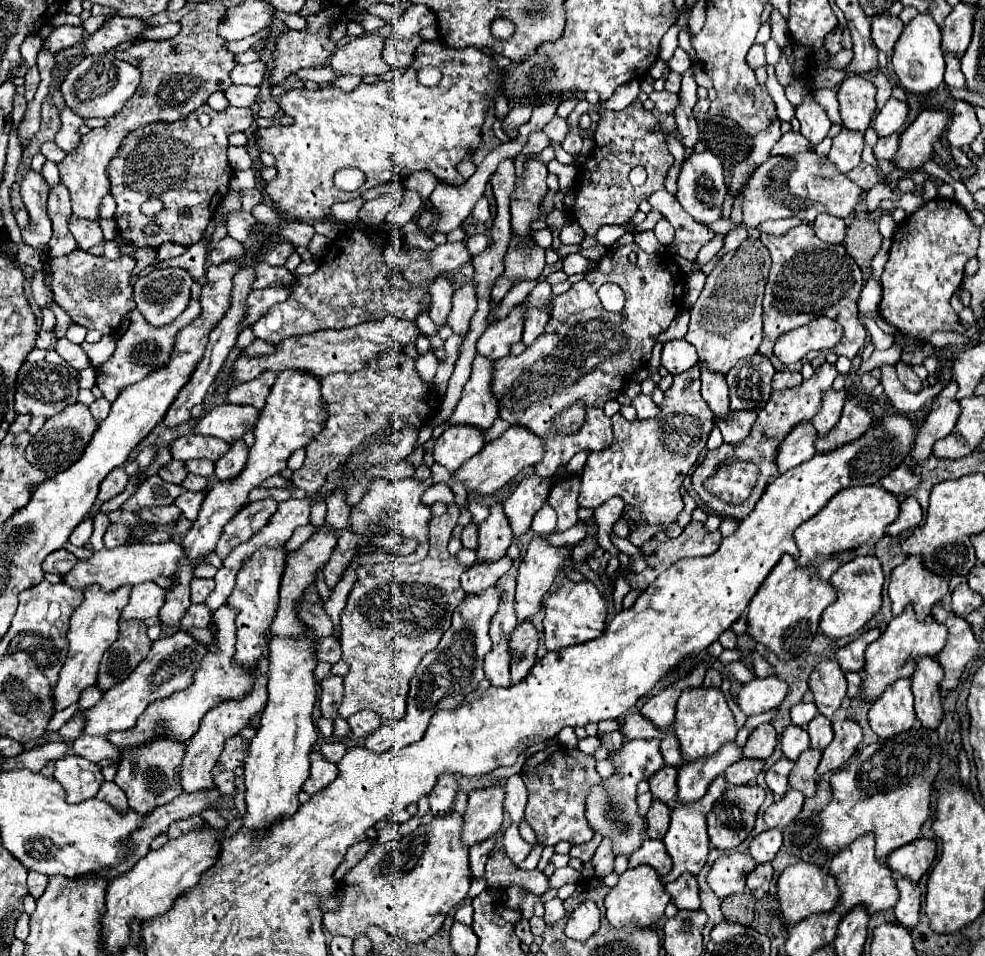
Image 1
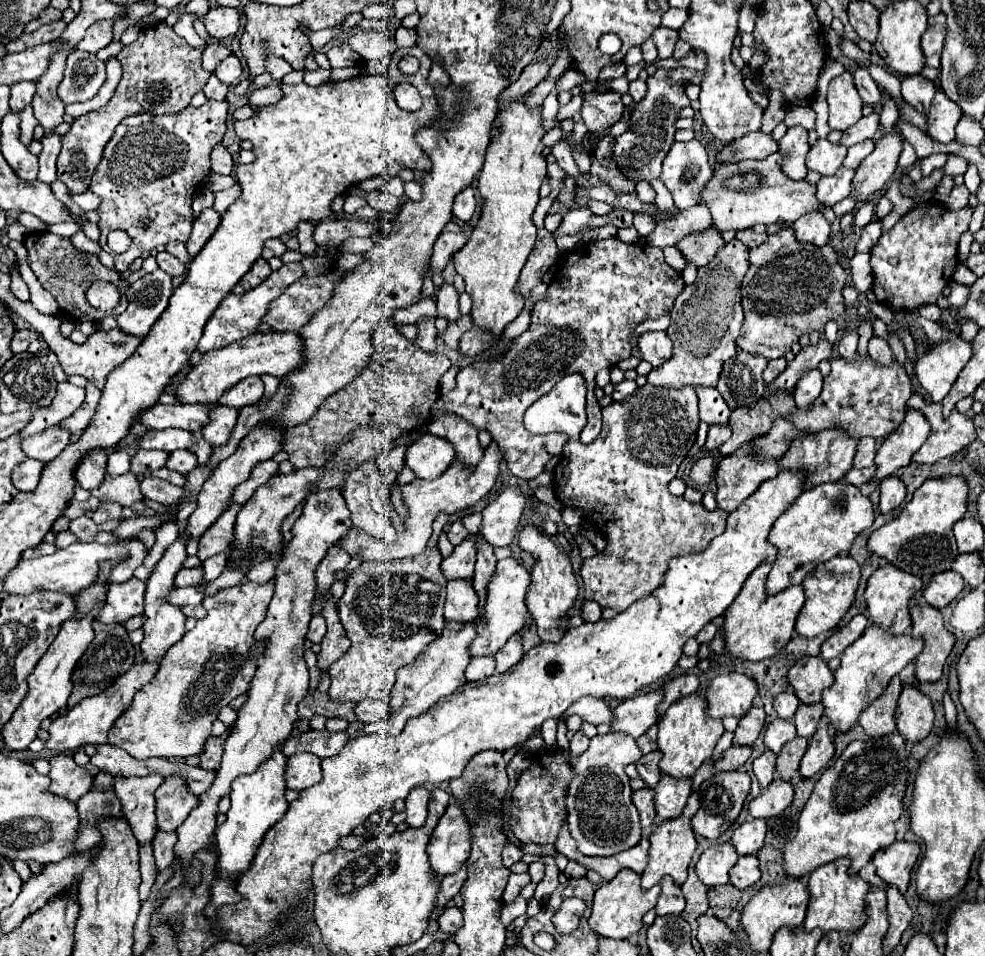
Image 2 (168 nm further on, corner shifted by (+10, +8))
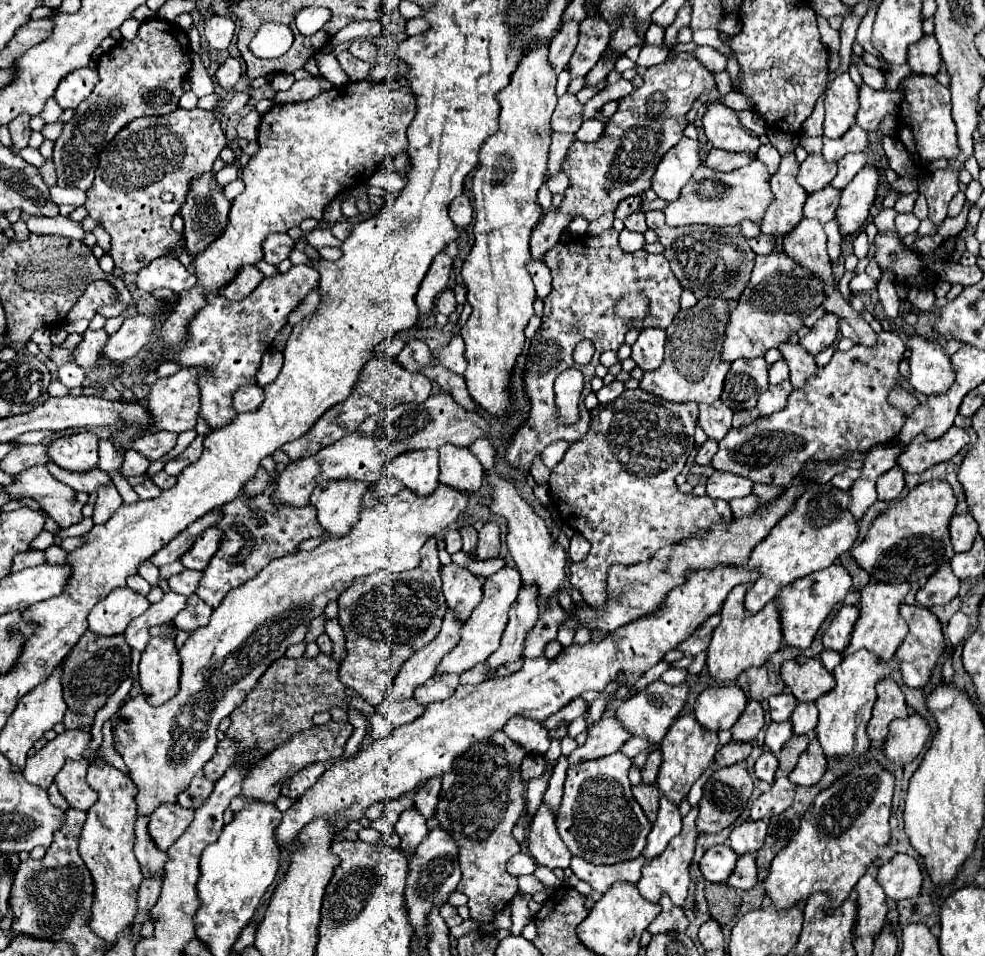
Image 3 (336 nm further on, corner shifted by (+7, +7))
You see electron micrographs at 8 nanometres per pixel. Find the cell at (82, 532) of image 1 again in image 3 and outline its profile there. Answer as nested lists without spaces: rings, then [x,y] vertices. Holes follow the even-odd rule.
[[[51,545],[49,549],[45,549],[45,561],[47,563],[63,563],[65,559],[67,559],[67,553],[59,545]]]

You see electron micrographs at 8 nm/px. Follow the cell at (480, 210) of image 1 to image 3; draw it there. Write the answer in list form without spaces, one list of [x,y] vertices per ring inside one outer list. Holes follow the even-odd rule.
[[[459,195],[457,199],[453,199],[453,203],[449,205],[449,217],[453,219],[453,223],[457,227],[467,227],[473,219],[473,207],[469,201],[469,195]]]

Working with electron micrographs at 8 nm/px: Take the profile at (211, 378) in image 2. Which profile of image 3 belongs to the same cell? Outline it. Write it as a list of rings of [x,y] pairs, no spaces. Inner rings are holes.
[[[183,367],[173,377],[157,379],[157,383],[151,387],[151,393],[147,395],[147,401],[143,403],[151,415],[155,415],[155,427],[149,427],[149,431],[175,431],[183,433],[189,429],[195,429],[197,415],[199,415],[199,367]]]

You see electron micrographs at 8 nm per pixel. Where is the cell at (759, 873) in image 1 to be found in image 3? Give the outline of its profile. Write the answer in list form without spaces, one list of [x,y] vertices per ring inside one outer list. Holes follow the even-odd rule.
[[[741,855],[737,859],[737,867],[733,871],[733,875],[727,879],[727,883],[737,889],[737,891],[745,891],[757,885],[757,867],[755,867],[755,857],[753,855]]]

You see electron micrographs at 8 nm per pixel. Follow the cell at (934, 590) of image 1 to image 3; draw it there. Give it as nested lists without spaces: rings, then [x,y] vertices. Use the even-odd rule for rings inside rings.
[[[875,581],[875,583],[869,583],[863,587],[861,601],[859,601],[861,617],[859,617],[859,623],[855,625],[855,631],[851,633],[851,643],[845,649],[845,655],[855,653],[865,647],[865,649],[873,651],[875,655],[879,655],[879,659],[883,659],[883,661],[889,661],[891,657],[895,657],[899,643],[903,643],[903,639],[907,635],[907,623],[901,617],[899,607],[903,605],[903,599],[909,593],[909,589],[911,589],[909,583],[891,585],[891,583],[881,583],[881,581]]]

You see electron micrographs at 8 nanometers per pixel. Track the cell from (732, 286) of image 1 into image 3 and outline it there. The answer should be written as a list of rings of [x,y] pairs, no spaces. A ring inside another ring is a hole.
[[[701,297],[691,309],[681,309],[673,325],[667,327],[665,361],[659,369],[647,371],[641,379],[641,389],[667,399],[667,401],[697,401],[713,403],[721,397],[723,379],[731,363],[721,359],[721,349],[725,343],[725,329],[729,323],[731,301],[723,297]]]

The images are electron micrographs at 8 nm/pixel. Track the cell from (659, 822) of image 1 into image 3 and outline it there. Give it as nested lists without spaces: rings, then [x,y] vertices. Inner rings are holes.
[[[637,785],[633,787],[633,795],[637,799],[637,803],[641,805],[641,809],[645,811],[647,819],[653,823],[657,817],[657,809],[659,809],[659,789],[655,785]]]

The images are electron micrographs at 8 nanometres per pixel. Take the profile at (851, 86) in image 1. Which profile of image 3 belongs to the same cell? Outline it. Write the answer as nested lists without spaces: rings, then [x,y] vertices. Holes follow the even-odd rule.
[[[841,73],[835,77],[825,97],[825,137],[839,139],[849,131],[851,125],[855,125],[855,111],[859,109],[857,91],[859,87],[851,81],[849,73]]]

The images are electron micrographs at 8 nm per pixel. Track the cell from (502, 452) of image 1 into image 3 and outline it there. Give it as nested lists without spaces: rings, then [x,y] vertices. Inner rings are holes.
[[[439,483],[437,489],[425,497],[401,489],[393,497],[383,497],[373,509],[363,509],[359,521],[353,525],[349,535],[339,539],[325,539],[313,551],[297,551],[275,559],[267,567],[263,567],[263,571],[259,571],[253,579],[249,579],[241,587],[231,589],[225,595],[223,603],[211,613],[209,625],[193,631],[185,645],[179,649],[179,655],[183,659],[183,673],[179,677],[179,691],[175,693],[175,697],[155,707],[149,703],[147,695],[141,693],[135,699],[127,699],[119,709],[119,721],[115,721],[113,725],[113,741],[137,787],[135,801],[139,807],[139,815],[151,815],[151,811],[159,803],[175,803],[175,795],[183,791],[193,775],[197,775],[203,765],[215,755],[215,733],[221,719],[231,715],[231,711],[239,707],[239,703],[247,697],[247,691],[255,687],[259,677],[269,669],[273,661],[285,655],[289,645],[303,641],[307,625],[323,613],[327,601],[339,599],[339,595],[351,585],[355,577],[371,575],[381,569],[401,573],[417,567],[421,563],[419,551],[425,541],[447,529],[447,525],[455,523],[469,505],[469,497],[471,493],[445,487],[443,483]]]

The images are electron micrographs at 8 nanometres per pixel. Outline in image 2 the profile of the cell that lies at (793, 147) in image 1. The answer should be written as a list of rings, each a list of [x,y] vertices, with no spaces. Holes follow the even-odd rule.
[[[752,132],[720,150],[718,162],[738,162],[738,160],[762,160],[778,150],[778,142],[764,132]]]

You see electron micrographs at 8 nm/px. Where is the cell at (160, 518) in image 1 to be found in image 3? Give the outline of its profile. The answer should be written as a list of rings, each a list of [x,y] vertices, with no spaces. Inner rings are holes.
[[[49,463],[47,469],[51,471],[51,475],[55,475],[59,481],[67,483],[75,491],[97,493],[97,489],[101,485],[113,485],[113,479],[105,471],[101,471],[101,469],[89,471],[87,475],[67,475],[67,471],[59,471],[59,467],[55,467],[55,463]]]

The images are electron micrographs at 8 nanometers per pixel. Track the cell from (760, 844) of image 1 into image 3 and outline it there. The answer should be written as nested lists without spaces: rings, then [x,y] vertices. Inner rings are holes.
[[[745,821],[737,825],[729,835],[729,845],[737,855],[757,853],[763,847],[767,835],[767,825],[763,821]]]

